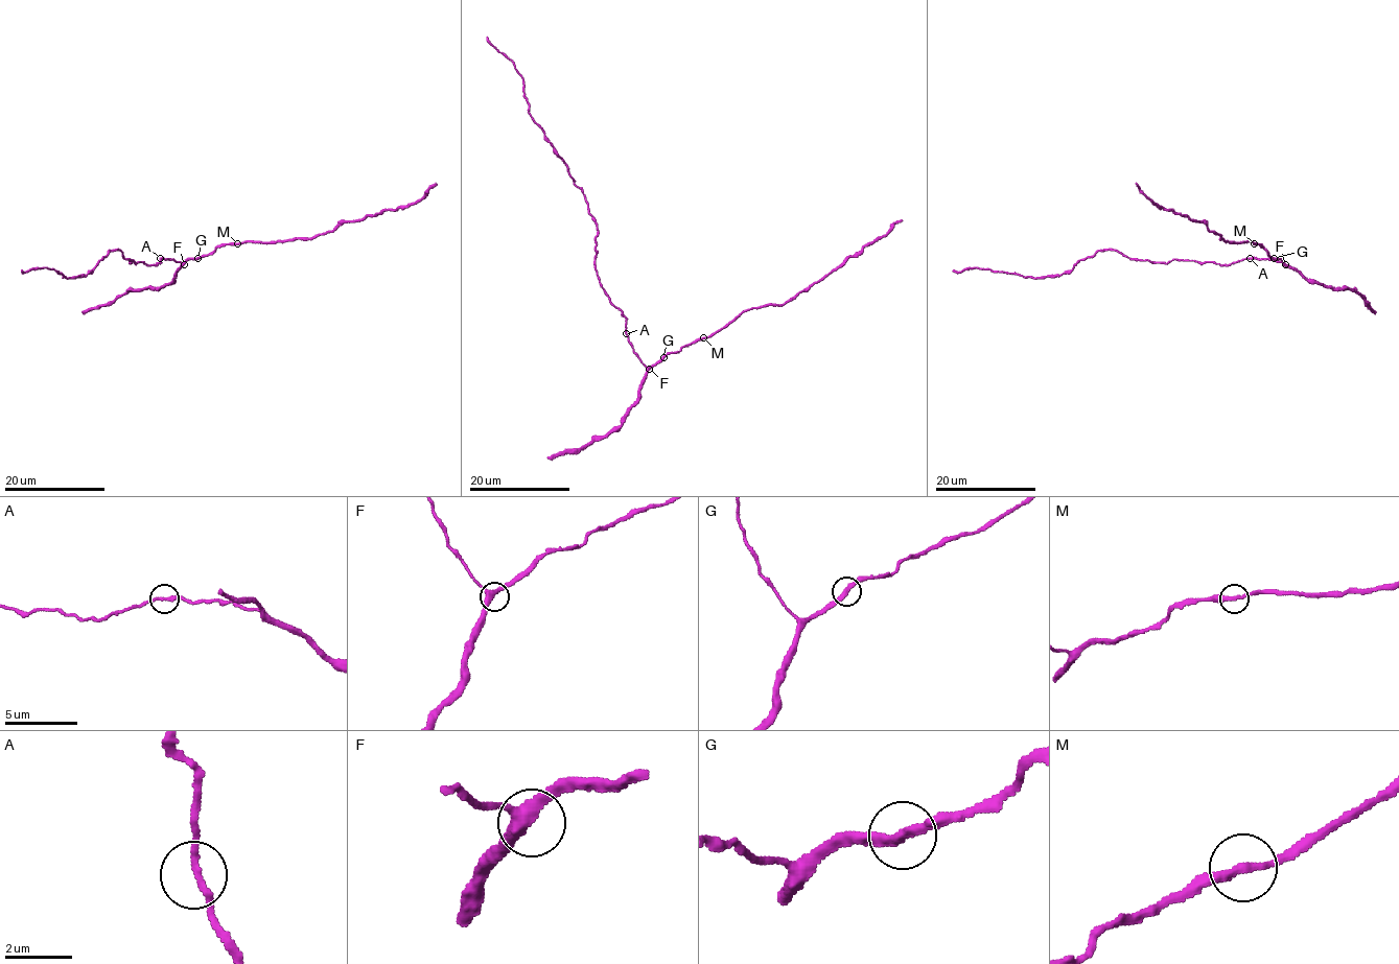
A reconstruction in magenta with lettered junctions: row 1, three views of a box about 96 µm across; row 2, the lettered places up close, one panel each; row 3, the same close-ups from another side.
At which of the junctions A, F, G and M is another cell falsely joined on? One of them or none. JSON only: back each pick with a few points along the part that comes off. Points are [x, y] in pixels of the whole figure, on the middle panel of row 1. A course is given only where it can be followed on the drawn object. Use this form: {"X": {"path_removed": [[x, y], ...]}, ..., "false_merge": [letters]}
{"false_merge": []}

